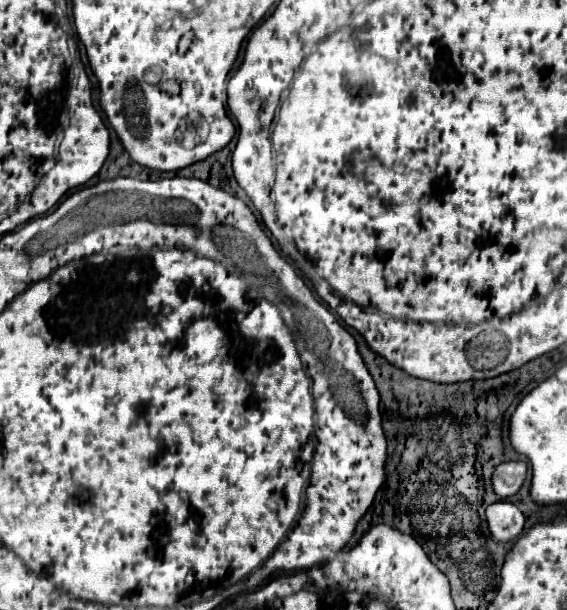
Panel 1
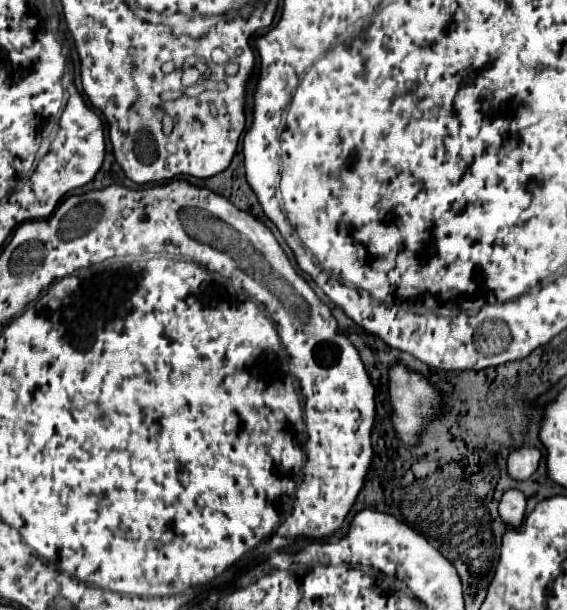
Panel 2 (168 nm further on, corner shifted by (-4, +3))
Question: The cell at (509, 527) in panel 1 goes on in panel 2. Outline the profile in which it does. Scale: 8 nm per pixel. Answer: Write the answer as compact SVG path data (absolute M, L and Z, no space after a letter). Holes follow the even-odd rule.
M512 489L512 491L506 491L500 499L500 507L498 507L498 513L500 513L500 519L512 527L512 529L520 529L522 521L524 521L524 511L526 511L526 499L520 491Z

